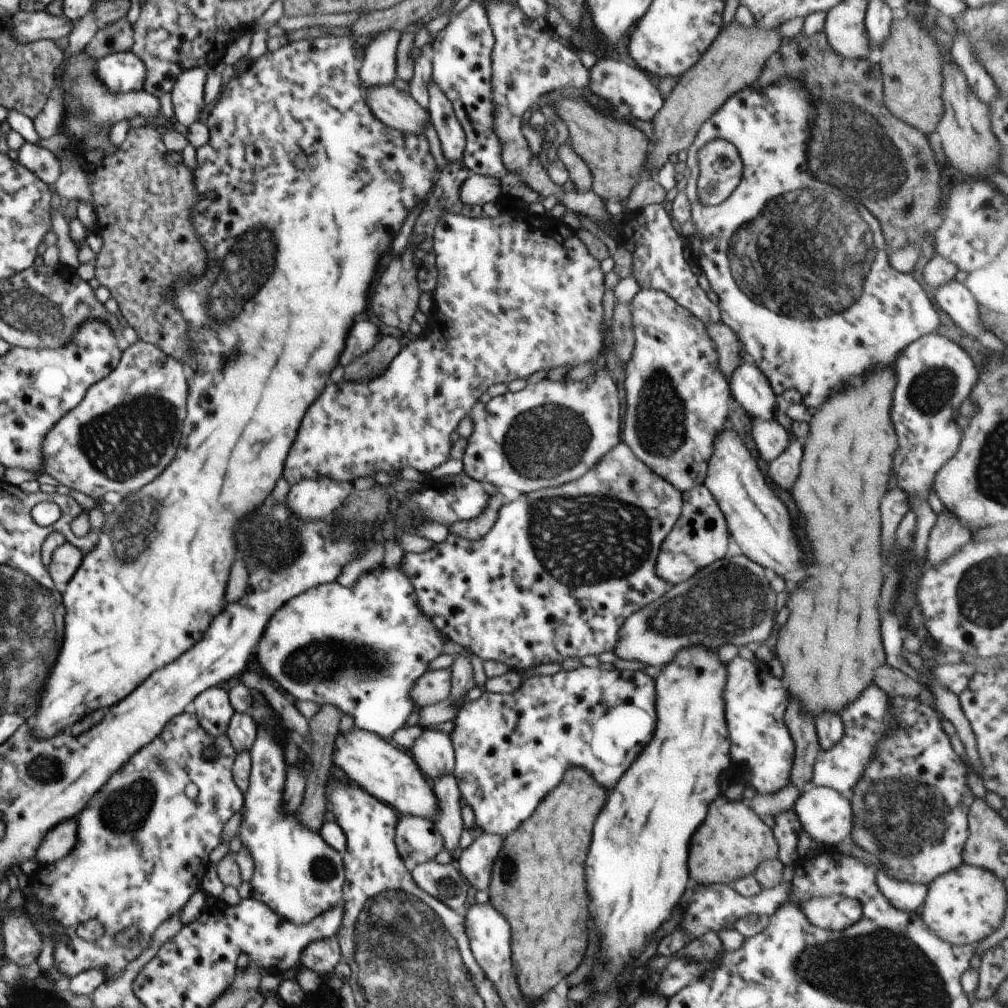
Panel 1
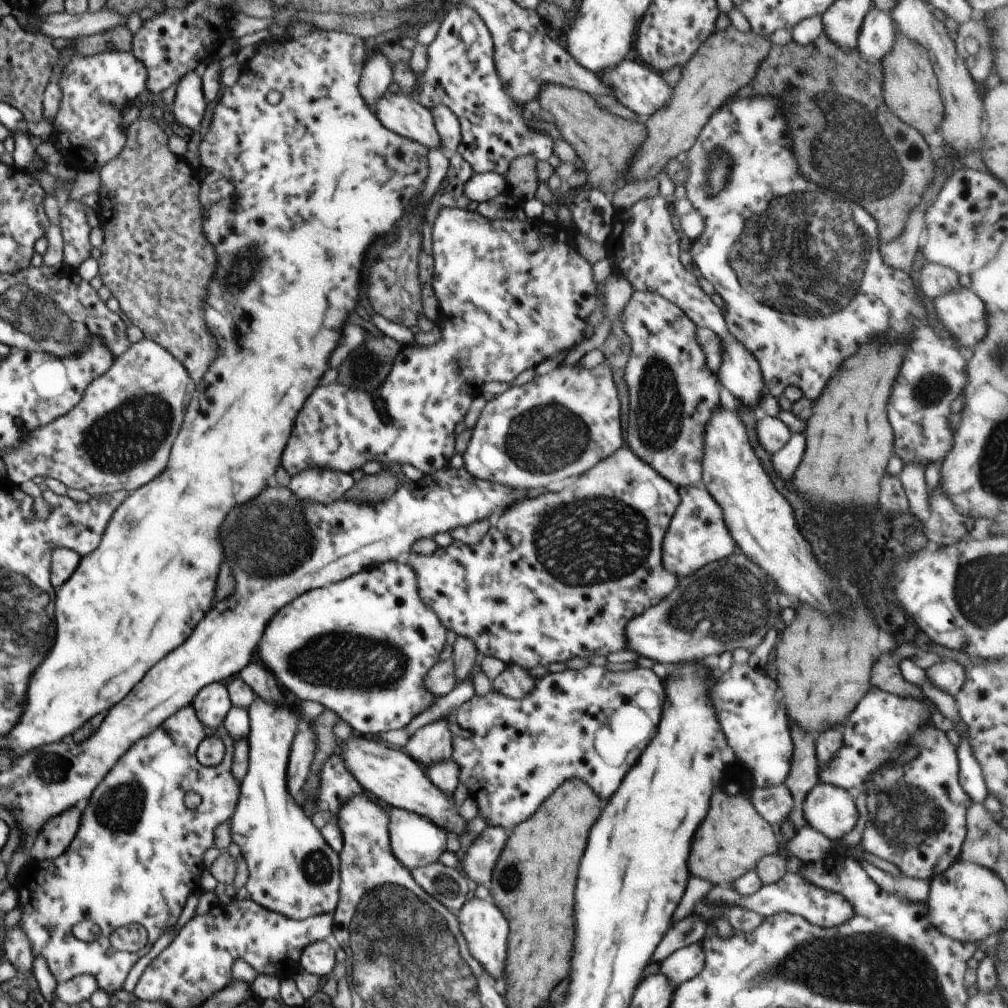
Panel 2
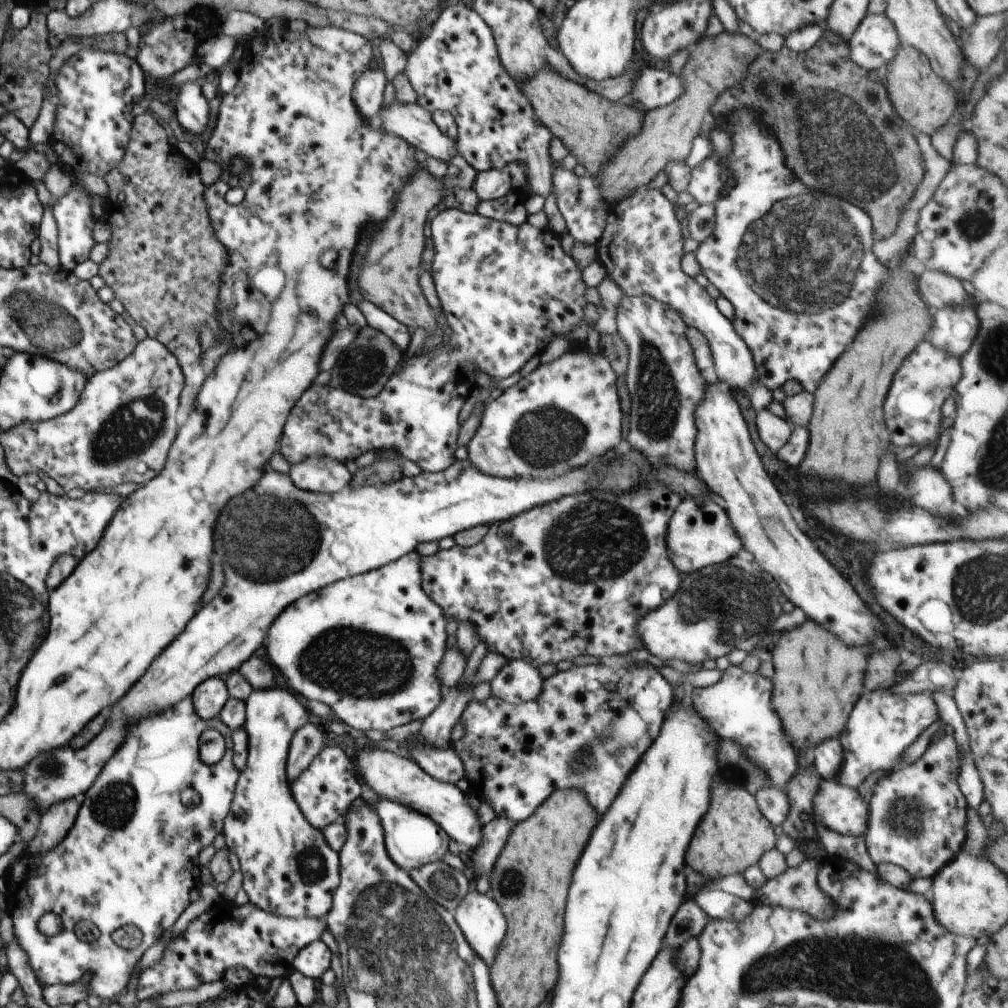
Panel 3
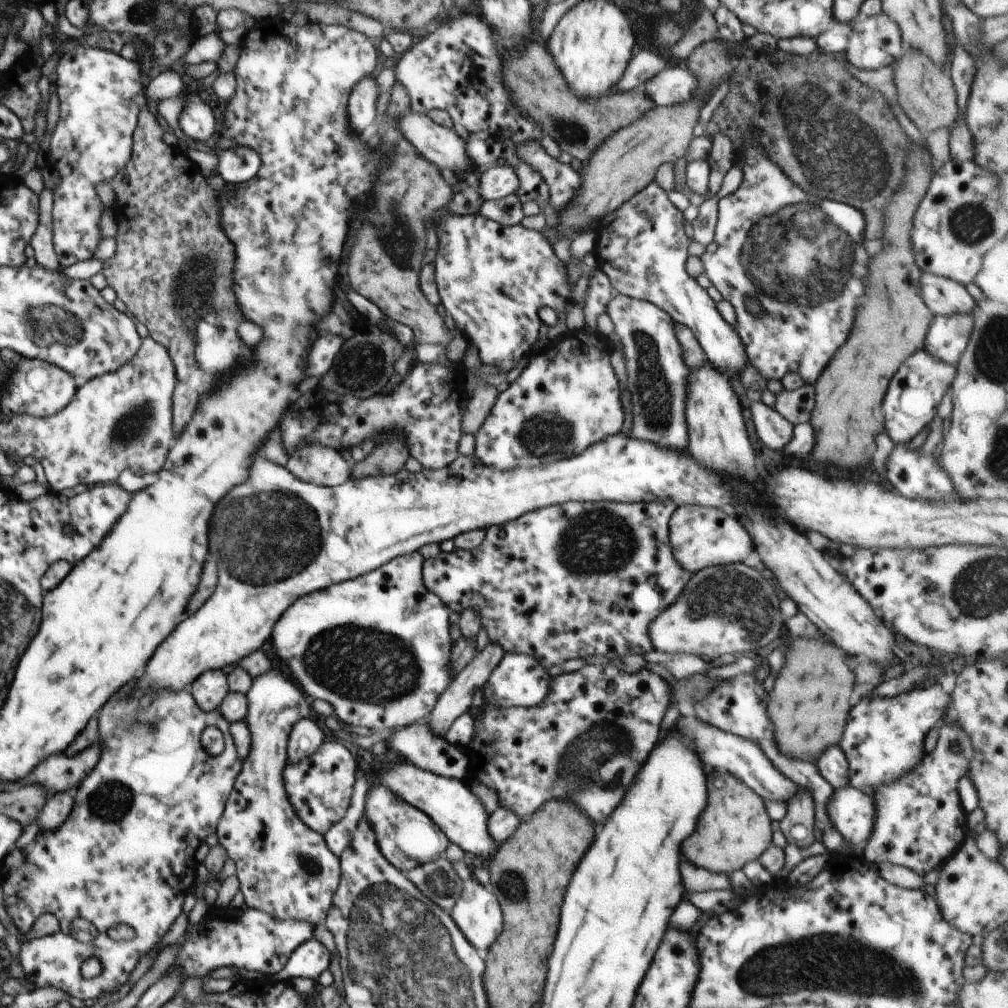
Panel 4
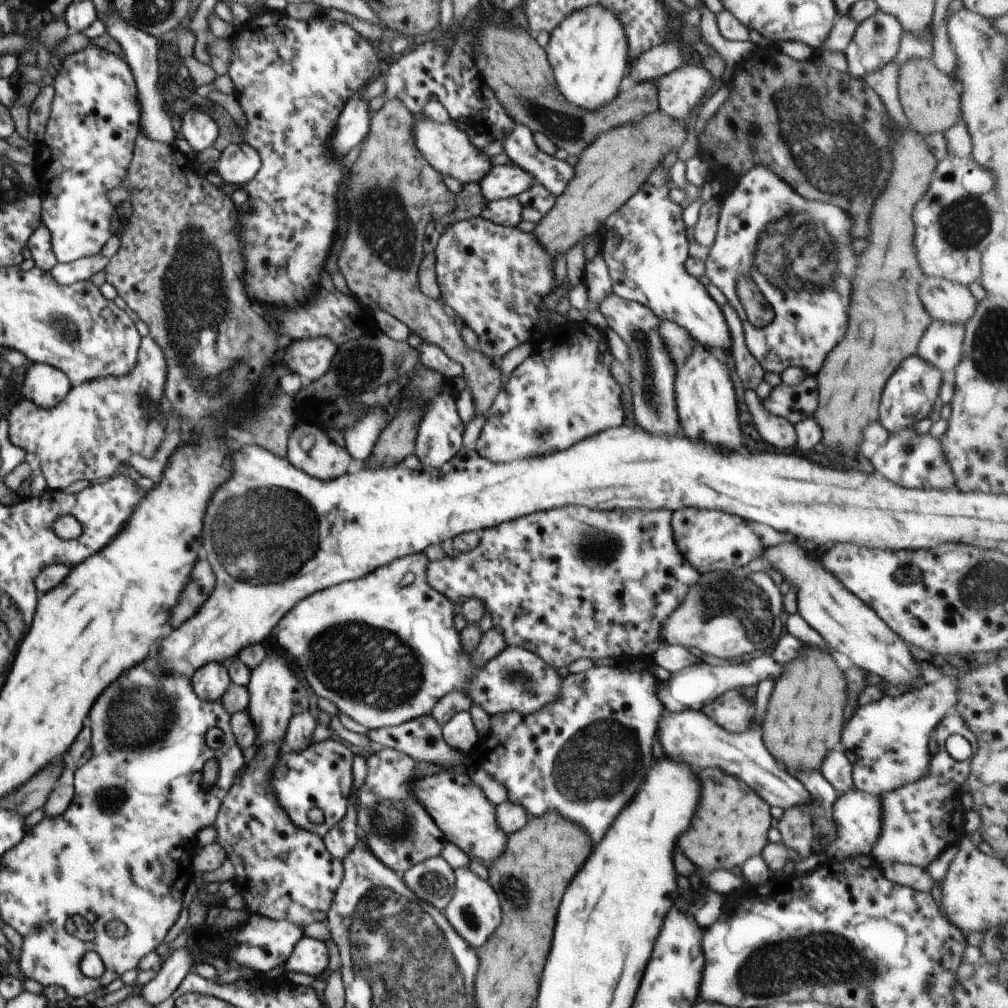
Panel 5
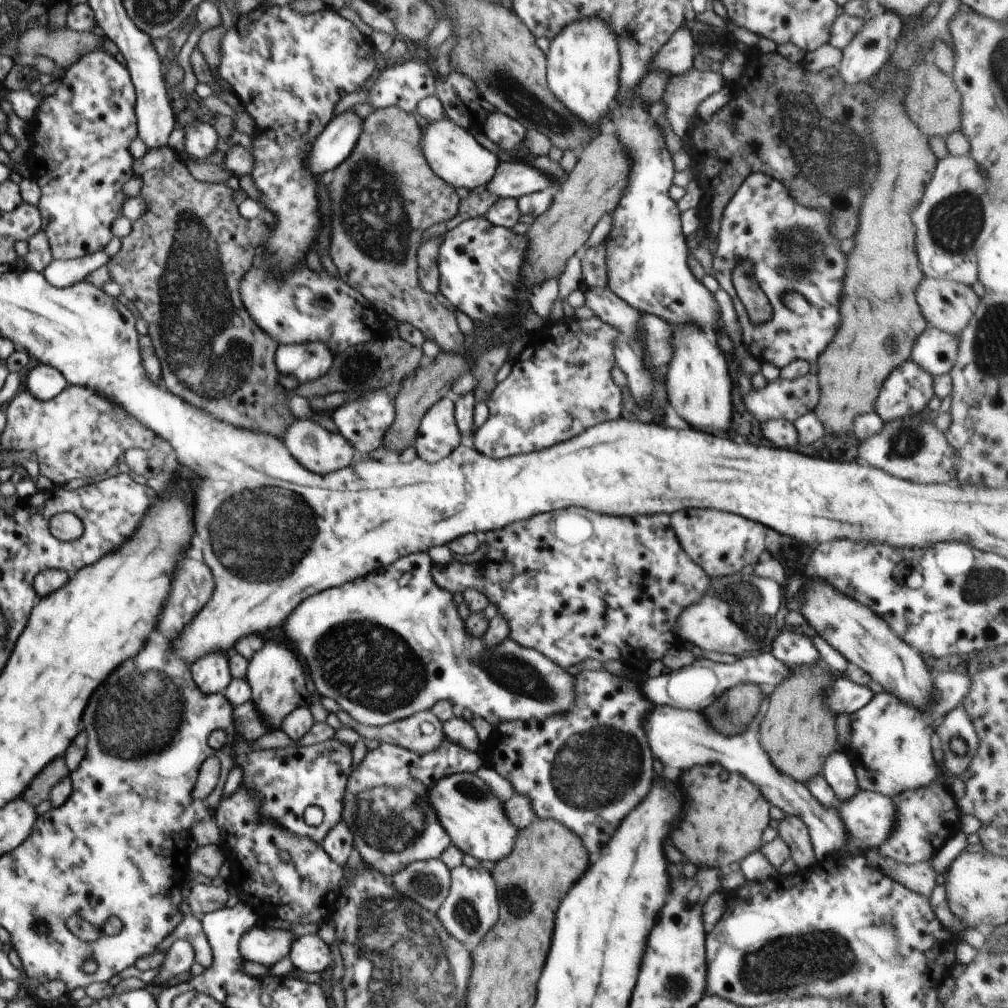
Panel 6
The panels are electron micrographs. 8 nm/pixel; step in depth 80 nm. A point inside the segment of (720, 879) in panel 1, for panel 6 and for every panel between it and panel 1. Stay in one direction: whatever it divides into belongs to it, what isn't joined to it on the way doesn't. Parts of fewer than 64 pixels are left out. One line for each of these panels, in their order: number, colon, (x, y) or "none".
2: (736, 837)
3: (734, 834)
4: (735, 829)
5: (732, 824)
6: (724, 823)

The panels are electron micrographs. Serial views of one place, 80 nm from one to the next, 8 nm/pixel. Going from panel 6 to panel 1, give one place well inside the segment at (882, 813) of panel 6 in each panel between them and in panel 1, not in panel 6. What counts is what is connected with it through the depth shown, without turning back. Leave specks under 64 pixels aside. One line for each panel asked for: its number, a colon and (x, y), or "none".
1: (825, 814)
2: (830, 810)
3: (839, 808)
4: (852, 812)
5: (857, 816)

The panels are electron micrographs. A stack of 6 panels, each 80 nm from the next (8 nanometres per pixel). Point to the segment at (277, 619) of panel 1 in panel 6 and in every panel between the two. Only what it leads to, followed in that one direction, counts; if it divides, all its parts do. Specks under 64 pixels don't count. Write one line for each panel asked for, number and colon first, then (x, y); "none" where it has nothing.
2: (362, 646)
3: (369, 646)
4: (378, 648)
5: (383, 648)
6: (392, 644)

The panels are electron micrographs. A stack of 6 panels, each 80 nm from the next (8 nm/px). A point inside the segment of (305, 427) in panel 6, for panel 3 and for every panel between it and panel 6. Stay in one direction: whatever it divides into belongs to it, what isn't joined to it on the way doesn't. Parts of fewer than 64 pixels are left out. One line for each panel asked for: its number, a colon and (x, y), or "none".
3: (322, 474)
4: (323, 466)
5: (309, 448)

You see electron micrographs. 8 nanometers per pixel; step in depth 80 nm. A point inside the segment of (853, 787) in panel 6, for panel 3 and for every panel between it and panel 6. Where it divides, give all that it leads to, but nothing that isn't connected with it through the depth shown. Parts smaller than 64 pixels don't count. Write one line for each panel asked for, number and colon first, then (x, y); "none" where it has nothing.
3: (828, 755)
4: (832, 763)
5: (836, 769)

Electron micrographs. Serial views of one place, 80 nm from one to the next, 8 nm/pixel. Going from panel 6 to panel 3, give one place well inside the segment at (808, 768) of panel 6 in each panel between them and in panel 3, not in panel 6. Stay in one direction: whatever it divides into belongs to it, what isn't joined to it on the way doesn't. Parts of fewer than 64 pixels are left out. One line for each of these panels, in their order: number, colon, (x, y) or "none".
3: (817, 682)
4: (809, 707)
5: (805, 718)

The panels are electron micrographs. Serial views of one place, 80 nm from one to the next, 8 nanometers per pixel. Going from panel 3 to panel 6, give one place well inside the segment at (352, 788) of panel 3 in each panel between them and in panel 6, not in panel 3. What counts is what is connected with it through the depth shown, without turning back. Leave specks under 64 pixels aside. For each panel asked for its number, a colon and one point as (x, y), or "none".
4: (319, 787)
5: (321, 776)
6: (284, 781)

